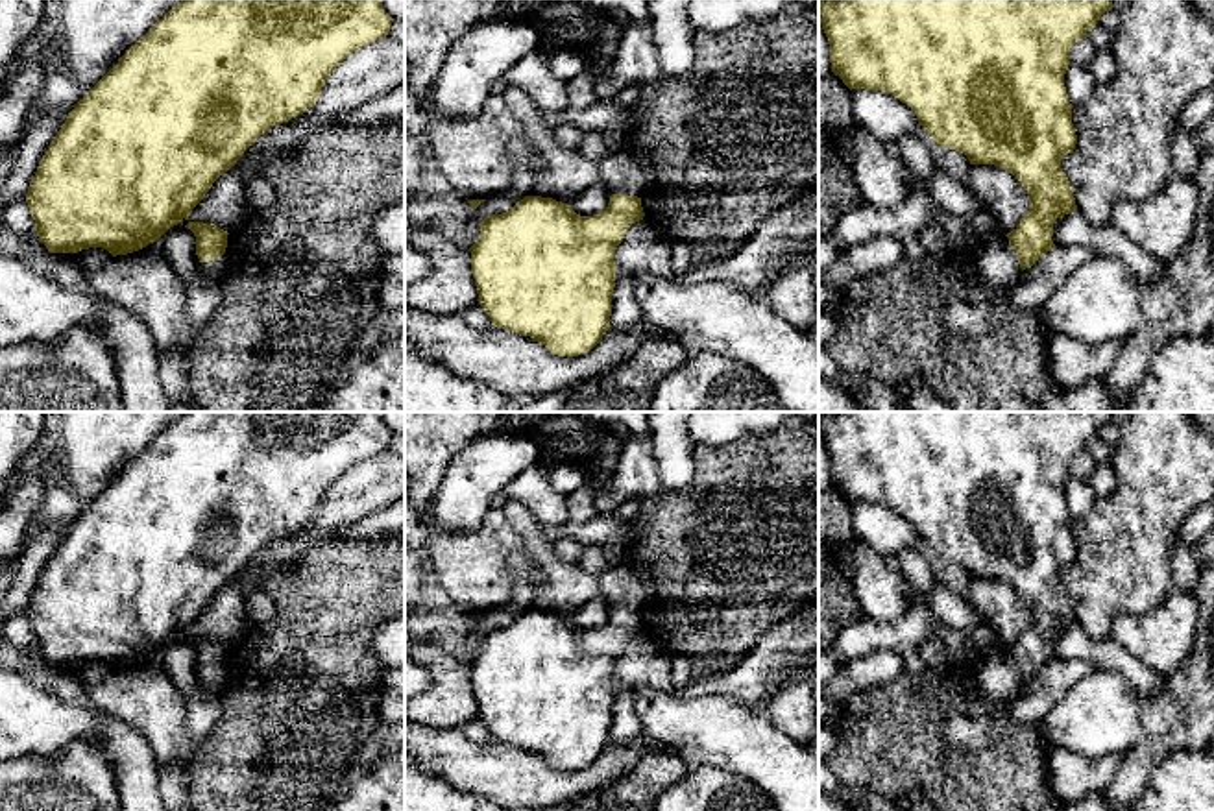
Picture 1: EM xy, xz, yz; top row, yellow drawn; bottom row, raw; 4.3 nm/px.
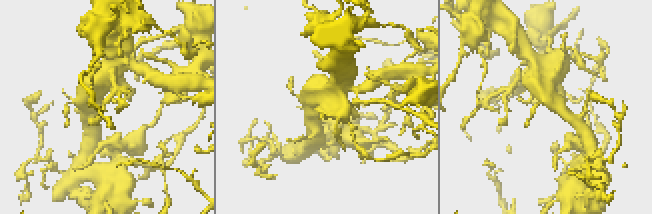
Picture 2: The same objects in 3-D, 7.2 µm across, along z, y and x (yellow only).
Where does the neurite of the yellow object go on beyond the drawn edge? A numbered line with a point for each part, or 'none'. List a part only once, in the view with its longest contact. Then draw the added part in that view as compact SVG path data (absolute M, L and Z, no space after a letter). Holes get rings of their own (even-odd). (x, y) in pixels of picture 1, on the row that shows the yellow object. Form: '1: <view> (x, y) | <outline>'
1: yz (996, 261) | M1005 235L985 238L977 251L977 270L992 290L1014 286L1022 268Z

